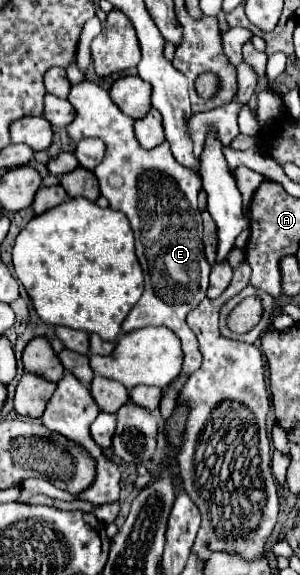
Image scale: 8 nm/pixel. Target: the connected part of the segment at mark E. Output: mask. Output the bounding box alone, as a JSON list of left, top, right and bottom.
[67,81,211,373]

